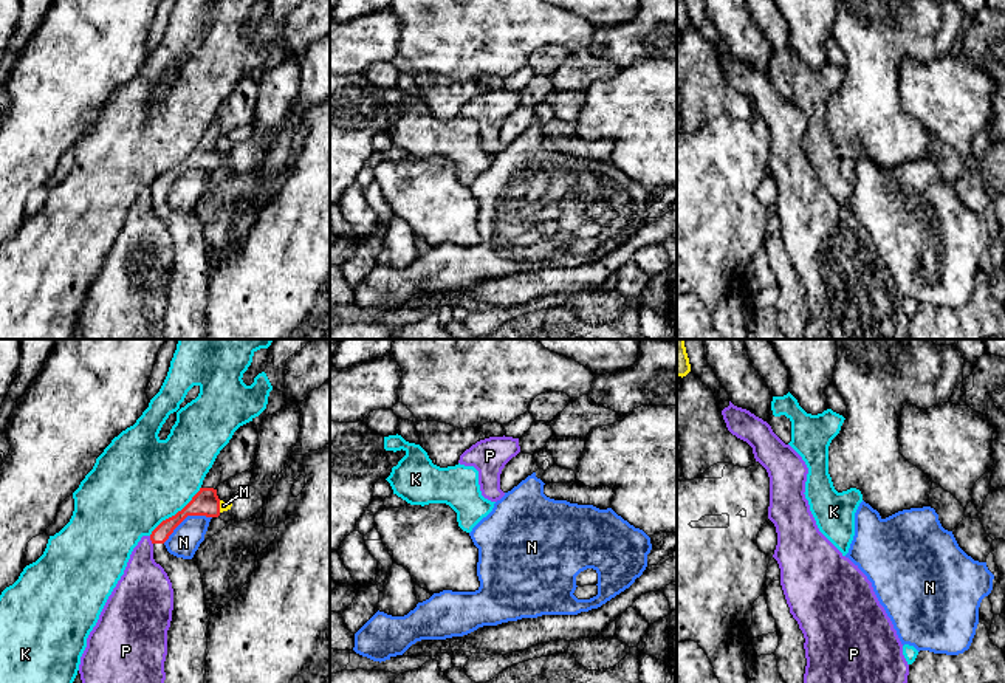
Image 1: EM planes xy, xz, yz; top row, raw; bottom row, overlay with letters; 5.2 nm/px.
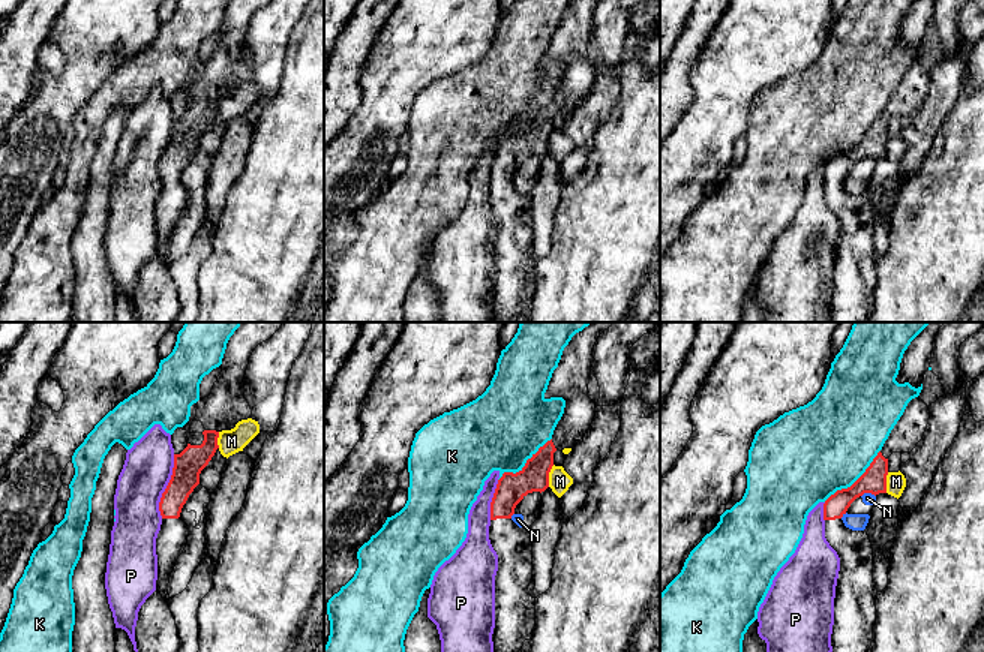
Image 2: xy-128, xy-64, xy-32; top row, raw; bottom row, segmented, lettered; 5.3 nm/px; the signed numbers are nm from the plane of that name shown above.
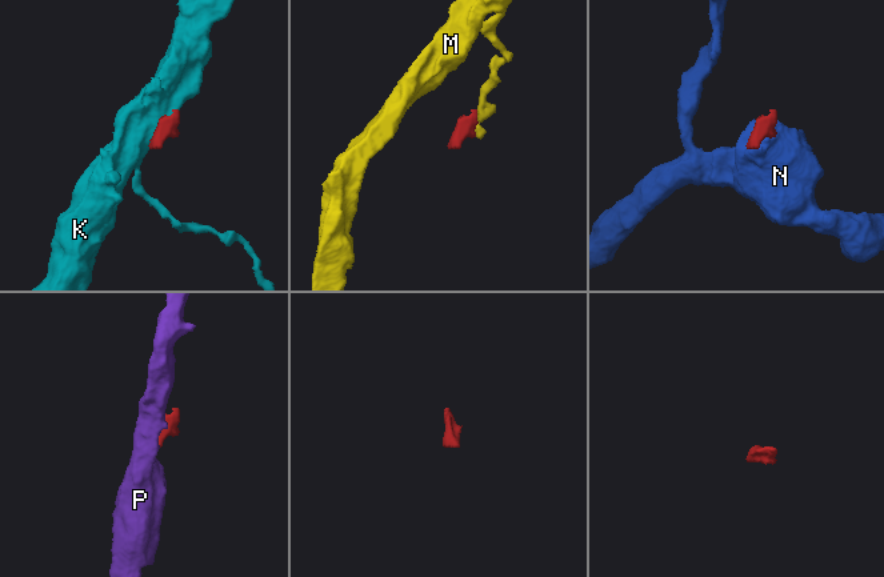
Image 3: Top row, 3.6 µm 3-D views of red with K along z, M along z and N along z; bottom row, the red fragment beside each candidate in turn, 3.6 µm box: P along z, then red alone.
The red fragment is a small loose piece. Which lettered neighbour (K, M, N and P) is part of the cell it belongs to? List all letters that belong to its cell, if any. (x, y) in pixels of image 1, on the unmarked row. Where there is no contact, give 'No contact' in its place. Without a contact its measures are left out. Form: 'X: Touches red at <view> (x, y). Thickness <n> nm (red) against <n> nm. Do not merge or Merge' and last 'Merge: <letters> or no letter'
K: Touches red at xy (177, 166). Thickness 140 nm (red) against 480 nm. Do not merge
M: Touches red at xy (219, 160). Thickness 140 nm (red) against 50 nm. Do not merge
N: Touches red at xy (186, 169). Thickness 140 nm (red) against 160 nm. Do not merge
P: Touches red at xy (150, 192). Thickness 90 nm (red) against 260 nm. Do not merge
Merge: no letter

